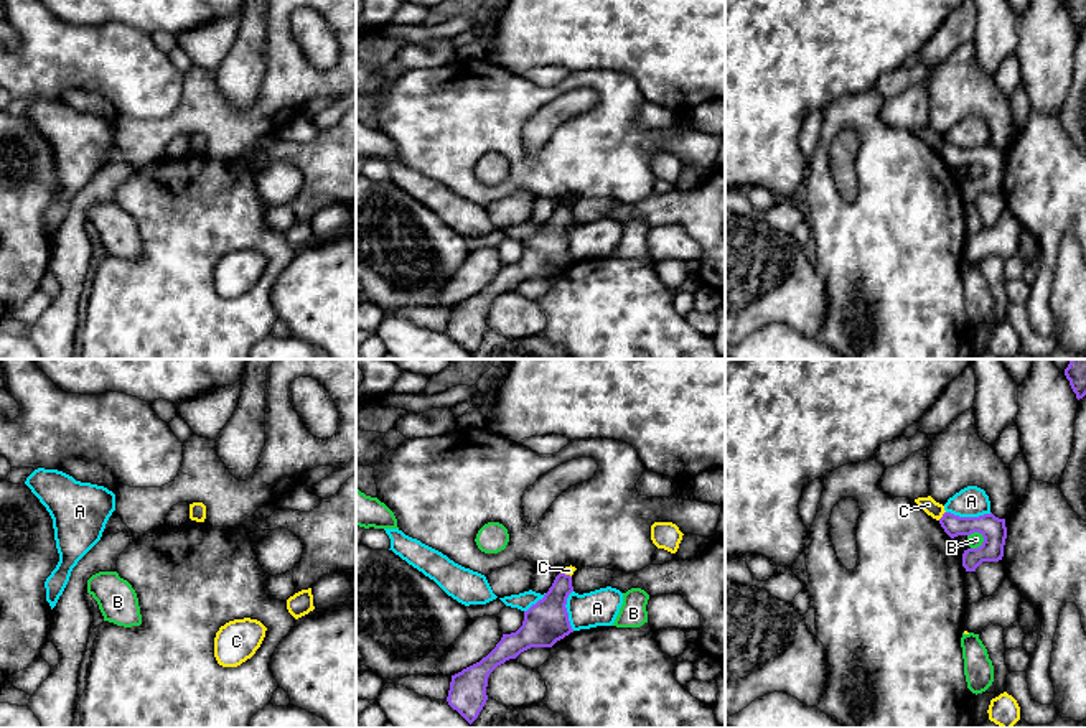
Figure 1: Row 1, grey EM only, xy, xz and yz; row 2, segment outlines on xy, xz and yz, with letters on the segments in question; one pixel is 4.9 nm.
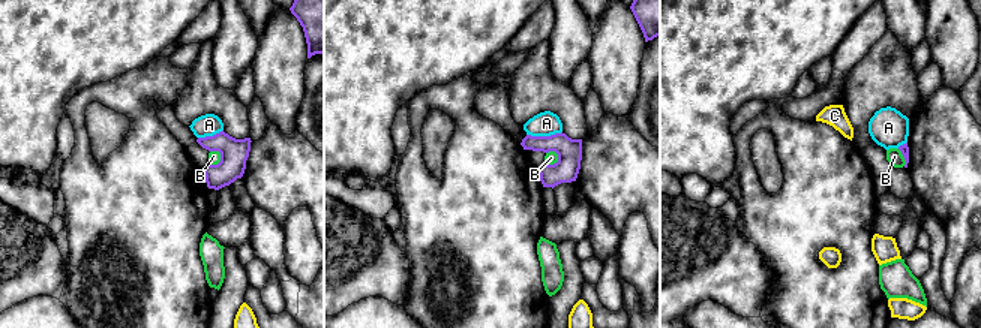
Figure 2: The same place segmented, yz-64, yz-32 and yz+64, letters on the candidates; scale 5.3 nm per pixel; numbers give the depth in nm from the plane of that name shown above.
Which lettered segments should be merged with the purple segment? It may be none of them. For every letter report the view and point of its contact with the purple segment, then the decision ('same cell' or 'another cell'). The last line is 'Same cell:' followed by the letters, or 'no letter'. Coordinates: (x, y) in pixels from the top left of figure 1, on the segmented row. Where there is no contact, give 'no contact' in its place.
A: meets purple in yz at (969, 518); another cell
B: meets purple in yz at (983, 542); another cell
C: meets purple in yz at (943, 516); another cell
Same cell: no letter

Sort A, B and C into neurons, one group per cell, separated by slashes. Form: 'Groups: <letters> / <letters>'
Groups: A / B / C

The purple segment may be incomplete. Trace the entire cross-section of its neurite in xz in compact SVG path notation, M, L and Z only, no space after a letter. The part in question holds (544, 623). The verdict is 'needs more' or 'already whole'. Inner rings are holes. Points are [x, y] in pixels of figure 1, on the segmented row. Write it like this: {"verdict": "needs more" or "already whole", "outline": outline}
{"verdict": "already whole", "outline": "M559 573L544 598L524 611L522 626L516 632L503 634L486 657L452 675L447 702L470 725L488 700L488 677L498 665L531 647L552 647L573 632L565 608L572 591L572 576Z"}

